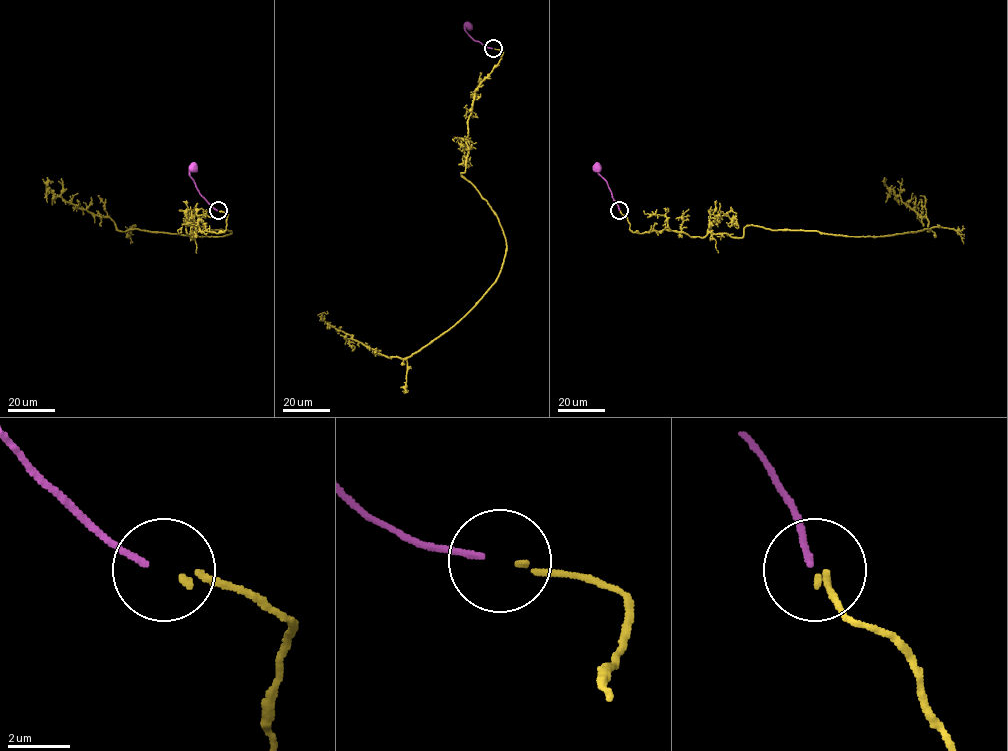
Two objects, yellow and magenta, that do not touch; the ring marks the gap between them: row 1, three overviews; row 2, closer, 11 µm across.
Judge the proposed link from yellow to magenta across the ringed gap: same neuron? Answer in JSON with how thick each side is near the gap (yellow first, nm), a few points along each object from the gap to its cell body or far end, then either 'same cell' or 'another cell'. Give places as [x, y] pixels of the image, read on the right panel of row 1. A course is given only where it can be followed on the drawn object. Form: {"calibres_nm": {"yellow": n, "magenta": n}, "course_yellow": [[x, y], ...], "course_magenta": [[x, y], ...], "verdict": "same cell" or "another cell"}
{"calibres_nm": {"yellow": 200, "magenta": 200}, "course_yellow": [[619, 211], [633, 232], [691, 236], [741, 238], [753, 225], [867, 236], [928, 231], [927, 218], [882, 181]], "course_magenta": [[619, 210], [606, 181], [595, 168]], "verdict": "same cell"}

